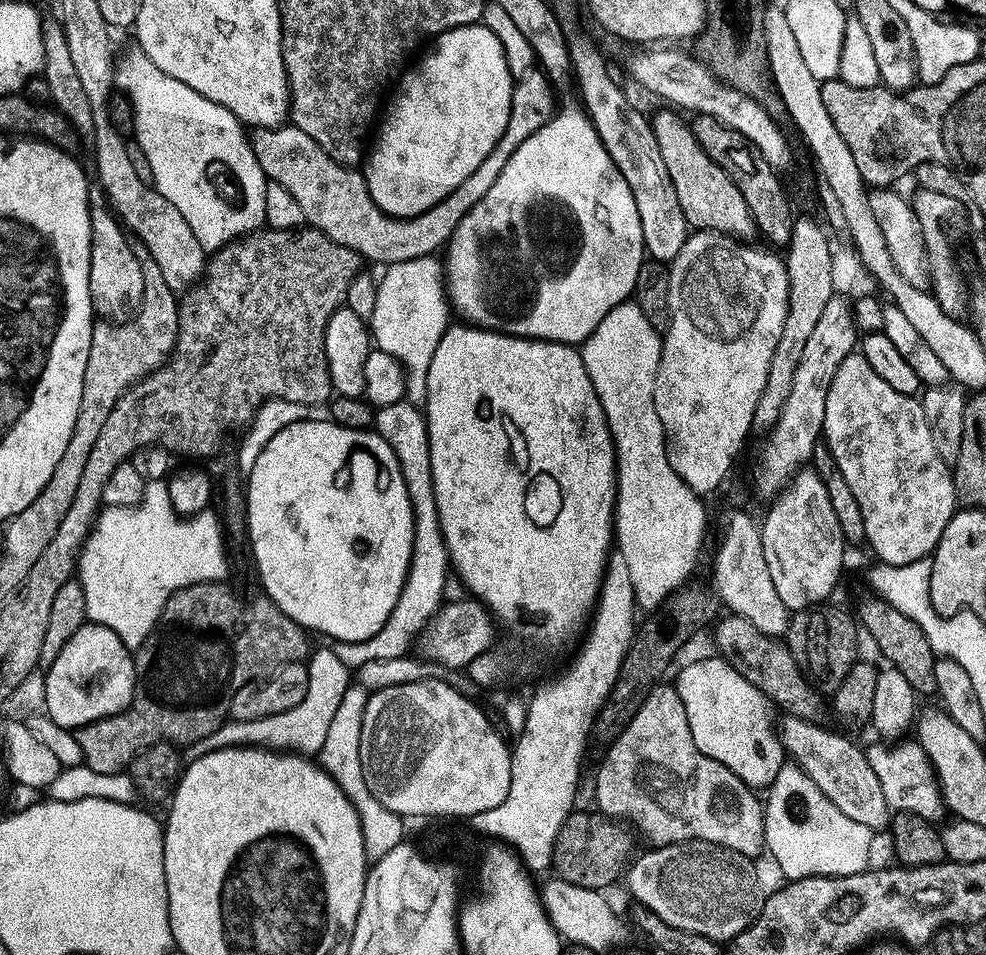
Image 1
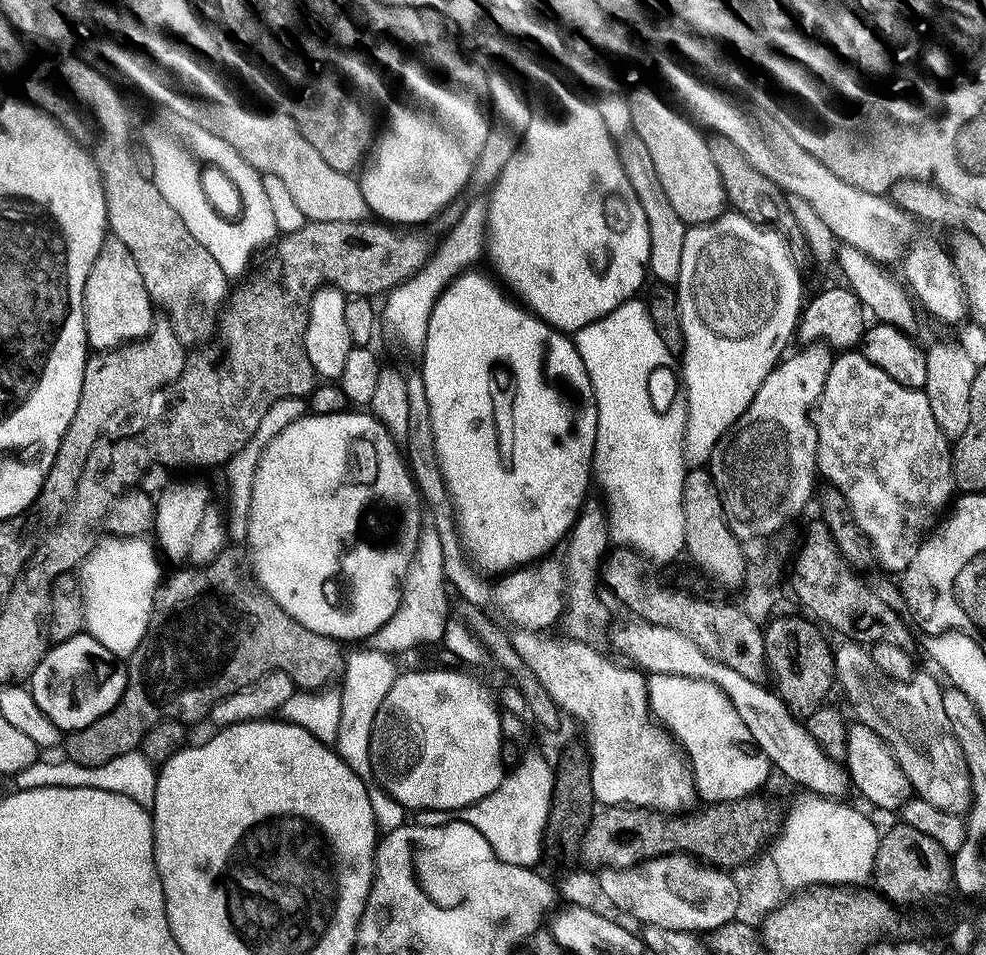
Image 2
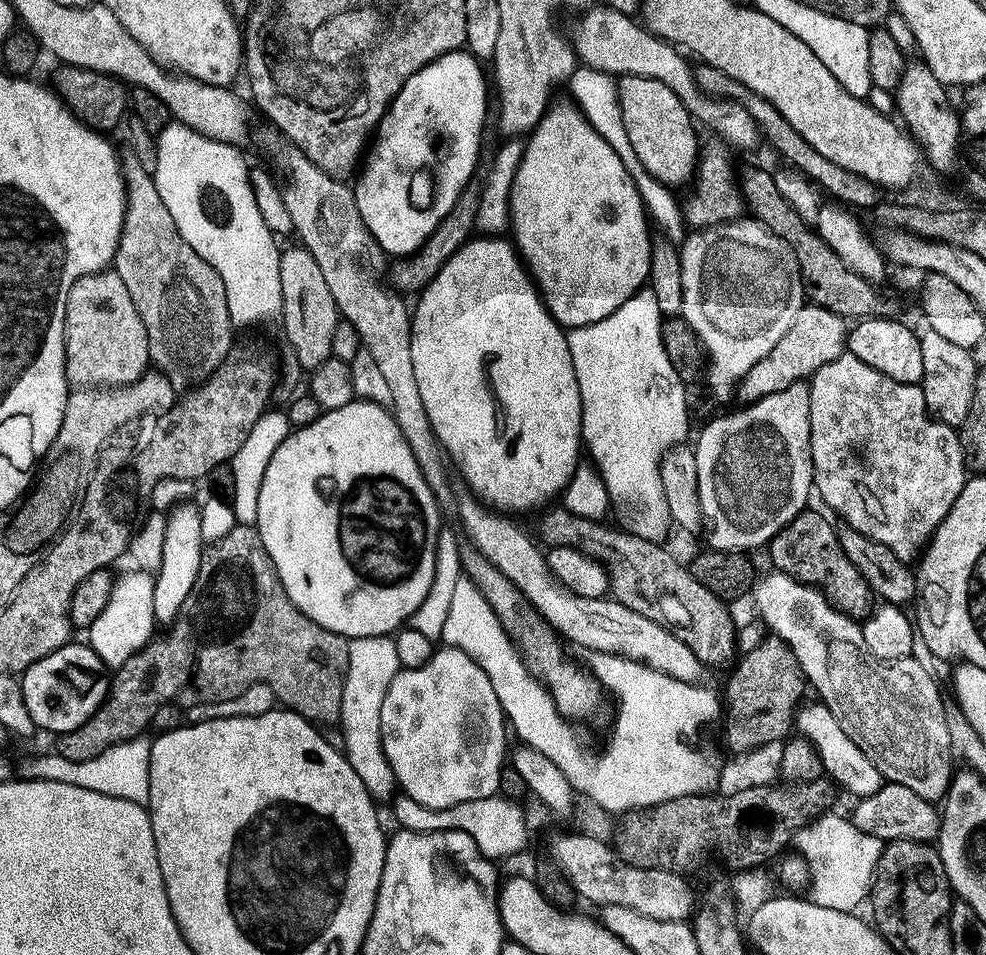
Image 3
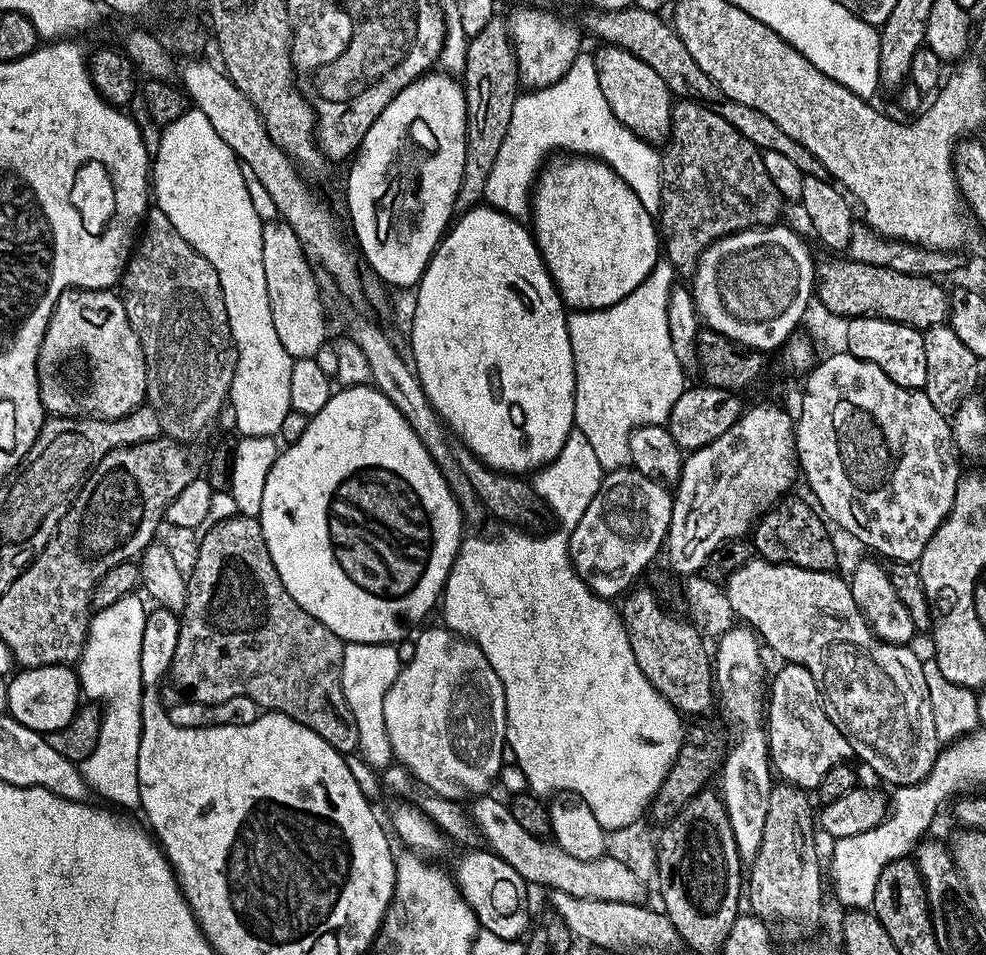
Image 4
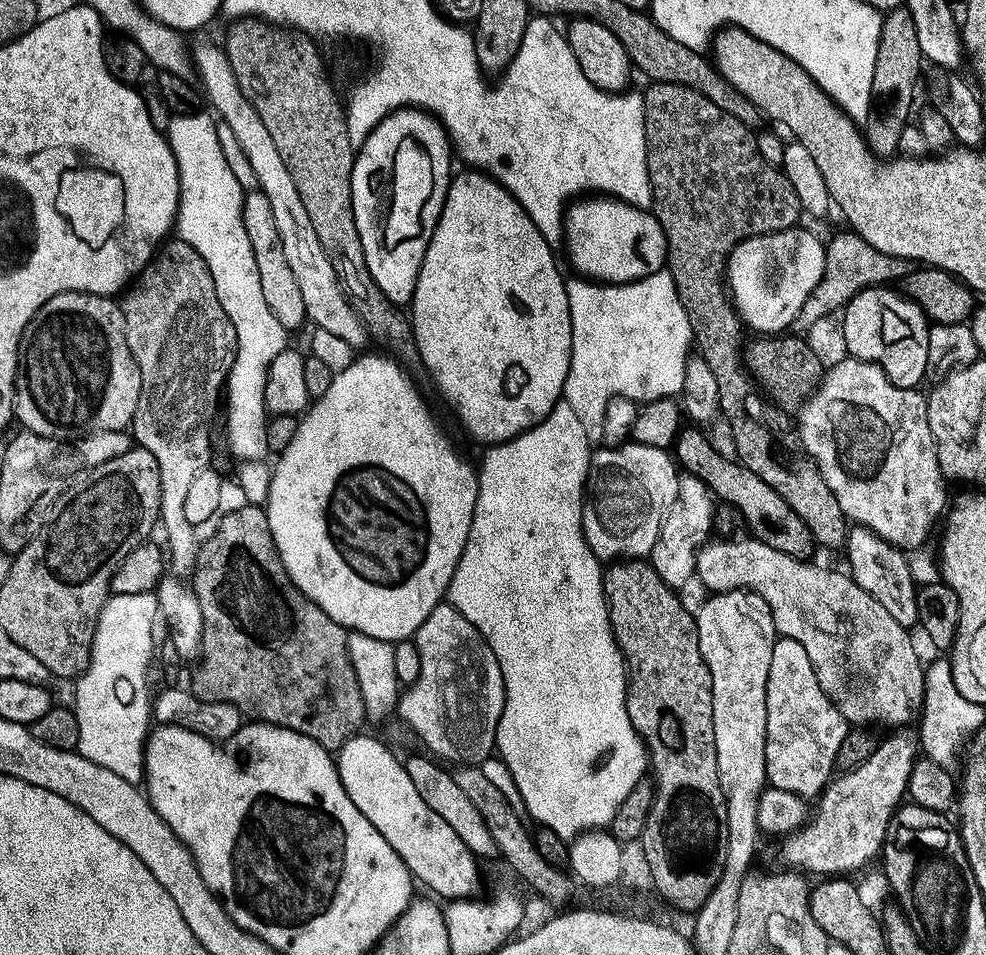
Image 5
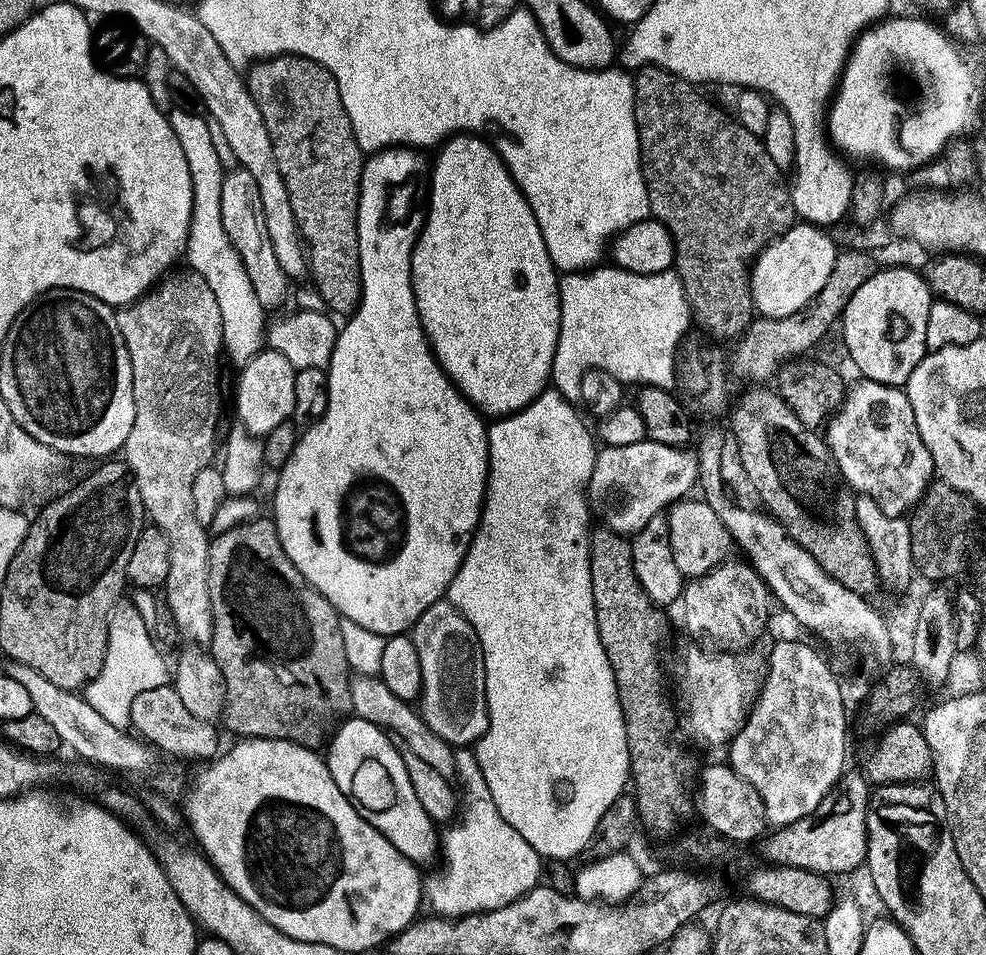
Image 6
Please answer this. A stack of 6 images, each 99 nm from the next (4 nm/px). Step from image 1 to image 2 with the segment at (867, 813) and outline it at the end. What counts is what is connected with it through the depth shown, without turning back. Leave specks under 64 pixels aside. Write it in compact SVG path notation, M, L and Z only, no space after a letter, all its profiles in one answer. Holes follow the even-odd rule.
M637 618L628 620L630 621L618 625L610 636L613 646L630 659L627 661L651 675L666 673L692 677L718 686L730 698L752 740L760 752L766 754L769 765L775 771L777 769L809 793L835 800L846 798L844 796L852 788L846 766L825 756L825 752L812 737L805 723L793 715L771 687L764 688L763 683L748 680L724 664L712 661L696 644L677 630Z

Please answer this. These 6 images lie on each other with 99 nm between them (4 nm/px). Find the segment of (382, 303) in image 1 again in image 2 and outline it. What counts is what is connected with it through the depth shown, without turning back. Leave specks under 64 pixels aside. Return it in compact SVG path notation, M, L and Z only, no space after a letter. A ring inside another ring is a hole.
M483 199L474 200L463 207L456 224L447 229L444 244L435 247L426 263L415 275L401 282L383 297L382 324L392 331L392 336L404 348L423 349L426 342L426 326L430 320L434 302L444 292L444 287L462 272L469 271L476 259L481 259L488 235L488 205Z

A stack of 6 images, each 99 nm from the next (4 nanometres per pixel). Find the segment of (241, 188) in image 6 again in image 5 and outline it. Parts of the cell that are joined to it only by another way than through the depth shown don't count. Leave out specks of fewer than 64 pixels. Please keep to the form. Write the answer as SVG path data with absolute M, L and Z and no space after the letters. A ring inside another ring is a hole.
M258 190L243 197L244 209L242 218L246 226L246 234L250 236L250 247L254 250L254 262L258 265L263 297L275 318L287 330L300 328L306 324L306 307L302 302L301 289L297 279L286 262L286 254L282 251L282 238L278 238L278 226L274 226L274 214L270 211L270 202L266 202L266 194Z

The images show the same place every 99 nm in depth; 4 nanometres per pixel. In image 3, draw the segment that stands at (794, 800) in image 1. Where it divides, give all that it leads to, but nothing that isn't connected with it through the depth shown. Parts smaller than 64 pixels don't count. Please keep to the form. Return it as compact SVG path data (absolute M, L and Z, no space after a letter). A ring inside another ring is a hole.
M827 812L811 821L795 834L794 846L797 853L807 862L809 875L808 898L818 906L829 907L830 910L851 912L859 909L859 905L867 901L871 893L873 874L876 872L877 860L883 848L883 841L878 837L866 834L844 819L836 812Z

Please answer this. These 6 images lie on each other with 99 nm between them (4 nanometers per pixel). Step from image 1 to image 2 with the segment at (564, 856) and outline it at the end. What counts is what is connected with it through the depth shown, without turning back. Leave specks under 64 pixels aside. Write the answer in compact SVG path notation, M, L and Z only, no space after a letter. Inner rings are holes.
M753 794L742 799L713 801L702 809L675 815L629 804L603 807L593 815L578 854L594 870L632 868L655 856L674 852L693 855L721 869L735 870L748 861L751 863L760 854L762 844L767 841L768 844L777 831L778 816L776 820L773 808L762 797Z

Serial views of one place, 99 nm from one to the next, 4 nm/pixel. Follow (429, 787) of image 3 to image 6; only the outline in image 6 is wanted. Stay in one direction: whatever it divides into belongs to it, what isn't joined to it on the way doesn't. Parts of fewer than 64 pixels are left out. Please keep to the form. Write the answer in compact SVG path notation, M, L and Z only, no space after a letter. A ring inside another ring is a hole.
M446 598L434 602L434 606L430 606L418 618L418 622L413 624L410 629L410 637L414 646L417 647L418 661L421 663L421 688L418 697L418 711L420 717L426 722L426 726L430 726L430 730L434 730L434 734L438 734L438 738L442 738L446 743L453 746L472 746L479 740L480 735L488 728L488 707L486 706L486 678L484 677L484 655L480 649L478 638L474 634L474 626L470 626L470 622L455 608Z

